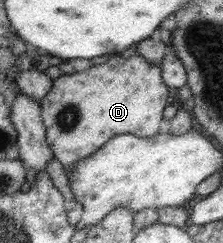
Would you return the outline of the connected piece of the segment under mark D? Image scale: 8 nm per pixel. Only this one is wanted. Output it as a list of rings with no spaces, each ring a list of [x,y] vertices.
[[[138,52],[128,58],[111,56],[105,64],[91,66],[85,72],[65,76],[65,70],[53,80],[53,87],[39,102],[42,109],[44,126],[47,128],[47,139],[52,147],[54,157],[63,164],[67,171],[83,158],[89,158],[103,145],[120,134],[134,134],[141,138],[157,136],[159,124],[163,120],[163,112],[168,105],[169,86],[163,79],[162,67],[153,65]]]

